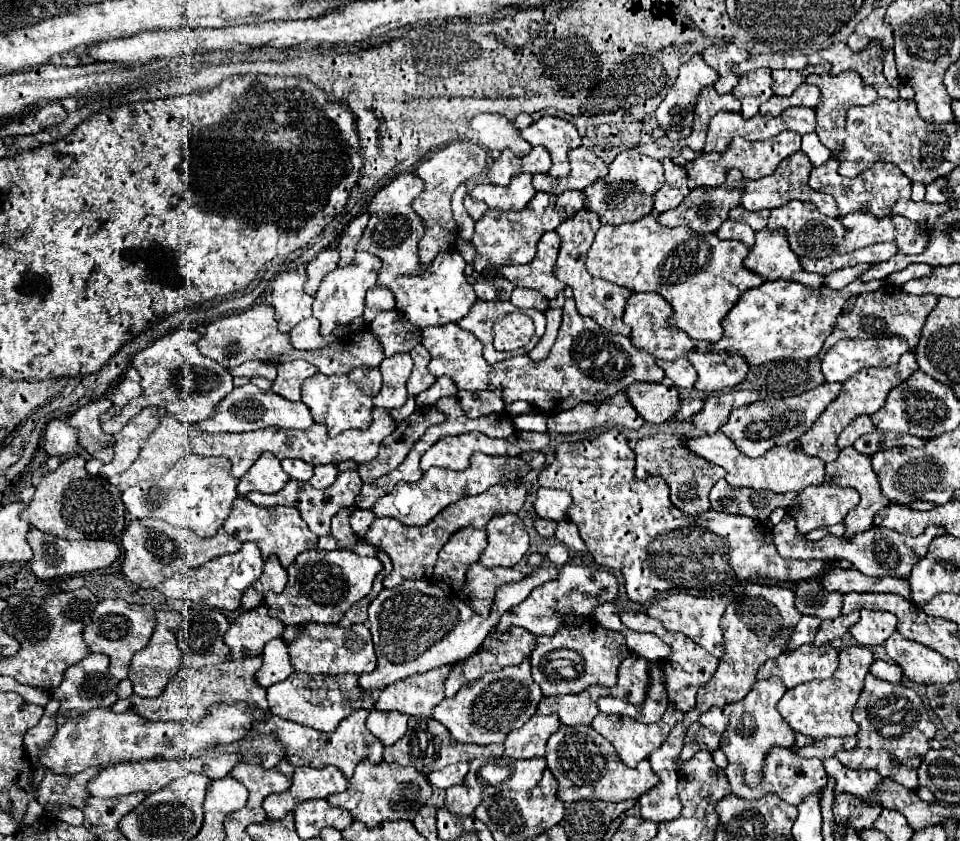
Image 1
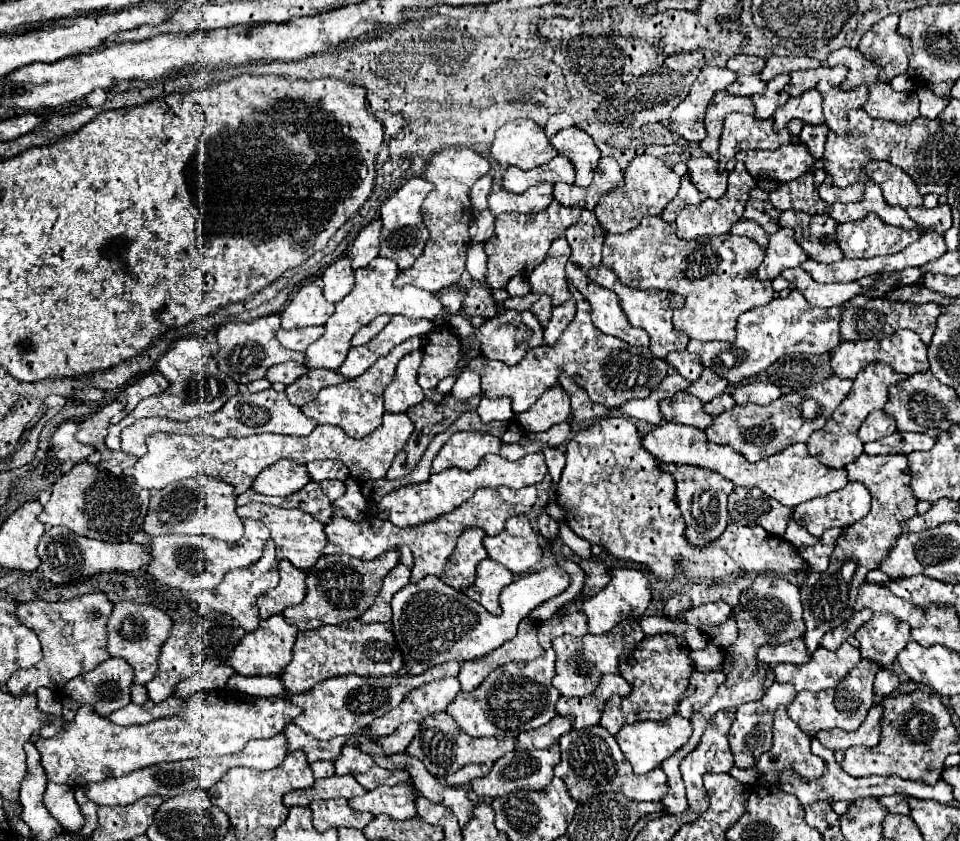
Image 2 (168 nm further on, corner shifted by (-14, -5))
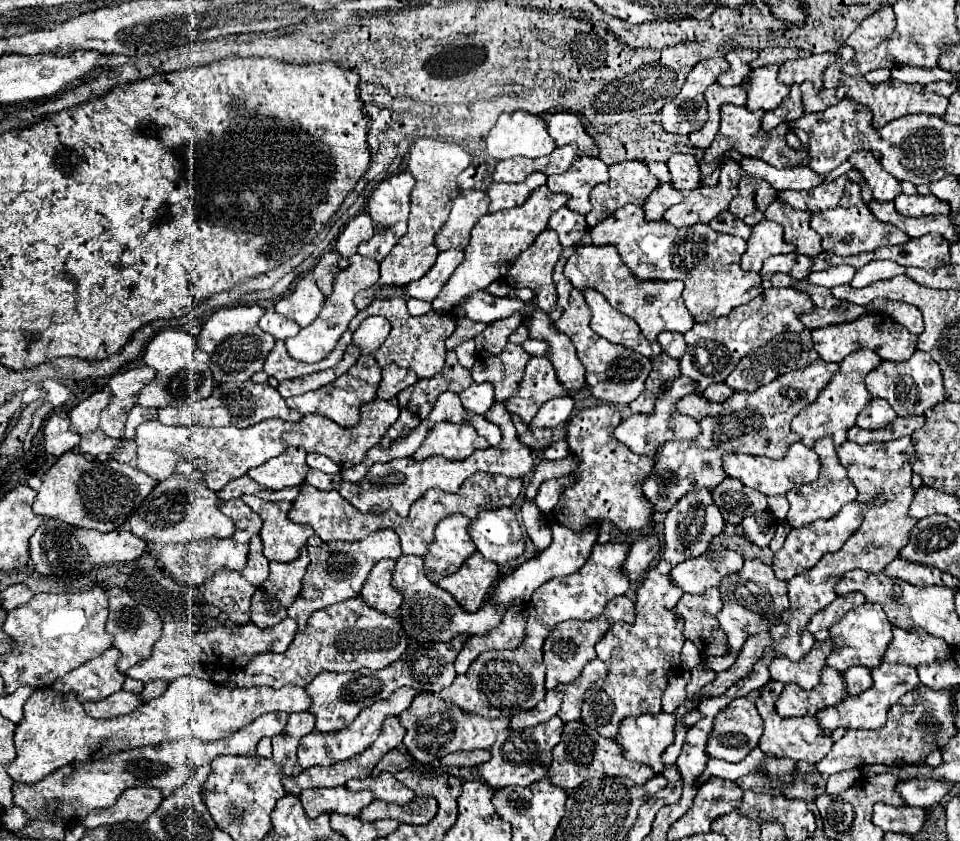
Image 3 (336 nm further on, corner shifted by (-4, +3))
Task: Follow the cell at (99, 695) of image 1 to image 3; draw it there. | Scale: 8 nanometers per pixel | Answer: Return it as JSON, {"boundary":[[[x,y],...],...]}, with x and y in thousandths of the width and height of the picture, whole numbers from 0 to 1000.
{"boundary":[[[113,771],[102,782],[85,790],[83,794],[71,799],[58,813],[56,820],[63,823],[79,823],[81,835],[94,835],[94,832],[108,832],[108,828],[115,828],[123,820],[127,820],[129,801],[123,799],[121,785],[125,782],[125,775],[121,771]]]}

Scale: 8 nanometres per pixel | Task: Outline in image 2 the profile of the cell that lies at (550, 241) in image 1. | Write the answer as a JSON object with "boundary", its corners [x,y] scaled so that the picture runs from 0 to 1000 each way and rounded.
{"boundary":[[[583,281],[575,288],[569,309],[550,331],[554,347],[575,352],[575,364],[583,364],[590,357],[594,357],[592,335],[588,328],[588,316],[592,307],[594,307],[594,293],[590,283]]]}

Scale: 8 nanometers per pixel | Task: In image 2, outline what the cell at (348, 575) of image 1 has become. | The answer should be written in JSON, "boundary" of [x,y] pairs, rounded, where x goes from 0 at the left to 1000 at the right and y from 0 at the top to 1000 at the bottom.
{"boundary":[[[404,654],[385,668],[371,666],[363,659],[333,661],[331,668],[327,671],[327,675],[323,675],[321,685],[319,685],[319,702],[321,702],[319,711],[315,713],[315,718],[298,723],[294,728],[296,737],[300,742],[306,742],[310,749],[325,749],[325,747],[319,747],[319,744],[323,744],[325,735],[333,744],[356,742],[360,737],[375,735],[390,718],[390,713],[398,699],[398,690],[415,671],[415,661],[417,661],[415,654]]]}

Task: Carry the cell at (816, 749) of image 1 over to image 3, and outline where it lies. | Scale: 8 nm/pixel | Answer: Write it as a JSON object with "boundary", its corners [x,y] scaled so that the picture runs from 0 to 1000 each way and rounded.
{"boundary":[[[919,787],[917,792],[913,792],[908,797],[908,809],[910,816],[906,820],[902,820],[896,828],[883,828],[879,830],[875,837],[867,839],[867,842],[858,842],[850,849],[854,863],[860,870],[871,868],[873,863],[881,863],[881,866],[894,866],[894,868],[913,868],[923,859],[923,847],[929,837],[933,837],[933,832],[938,832],[944,823],[948,823],[950,818],[958,816],[958,806],[954,794],[946,792],[946,790],[925,790]]]}

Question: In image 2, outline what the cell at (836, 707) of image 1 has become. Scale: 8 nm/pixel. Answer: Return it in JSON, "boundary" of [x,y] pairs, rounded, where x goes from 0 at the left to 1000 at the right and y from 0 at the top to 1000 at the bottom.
{"boundary":[[[898,785],[890,794],[890,799],[885,799],[883,806],[873,816],[856,823],[831,823],[825,837],[821,839],[821,851],[835,866],[835,870],[840,870],[846,878],[854,868],[865,868],[865,866],[877,866],[890,870],[892,866],[896,866],[898,856],[902,854],[902,847],[906,847],[906,842],[913,835],[910,804],[915,797],[917,797],[915,790],[910,790],[908,785]]]}

